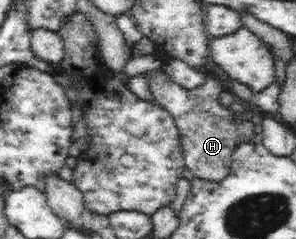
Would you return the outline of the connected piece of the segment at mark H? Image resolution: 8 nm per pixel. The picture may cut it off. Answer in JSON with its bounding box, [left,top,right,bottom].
[143,69,258,182]

